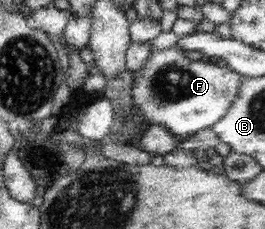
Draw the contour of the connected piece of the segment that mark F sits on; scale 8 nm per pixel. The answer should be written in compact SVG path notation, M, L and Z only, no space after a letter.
M180 48L162 50L149 56L148 62L136 72L133 80L132 104L138 118L146 126L162 125L174 135L189 137L204 128L211 128L225 114L243 76L229 69L220 68L208 59L190 60Z

